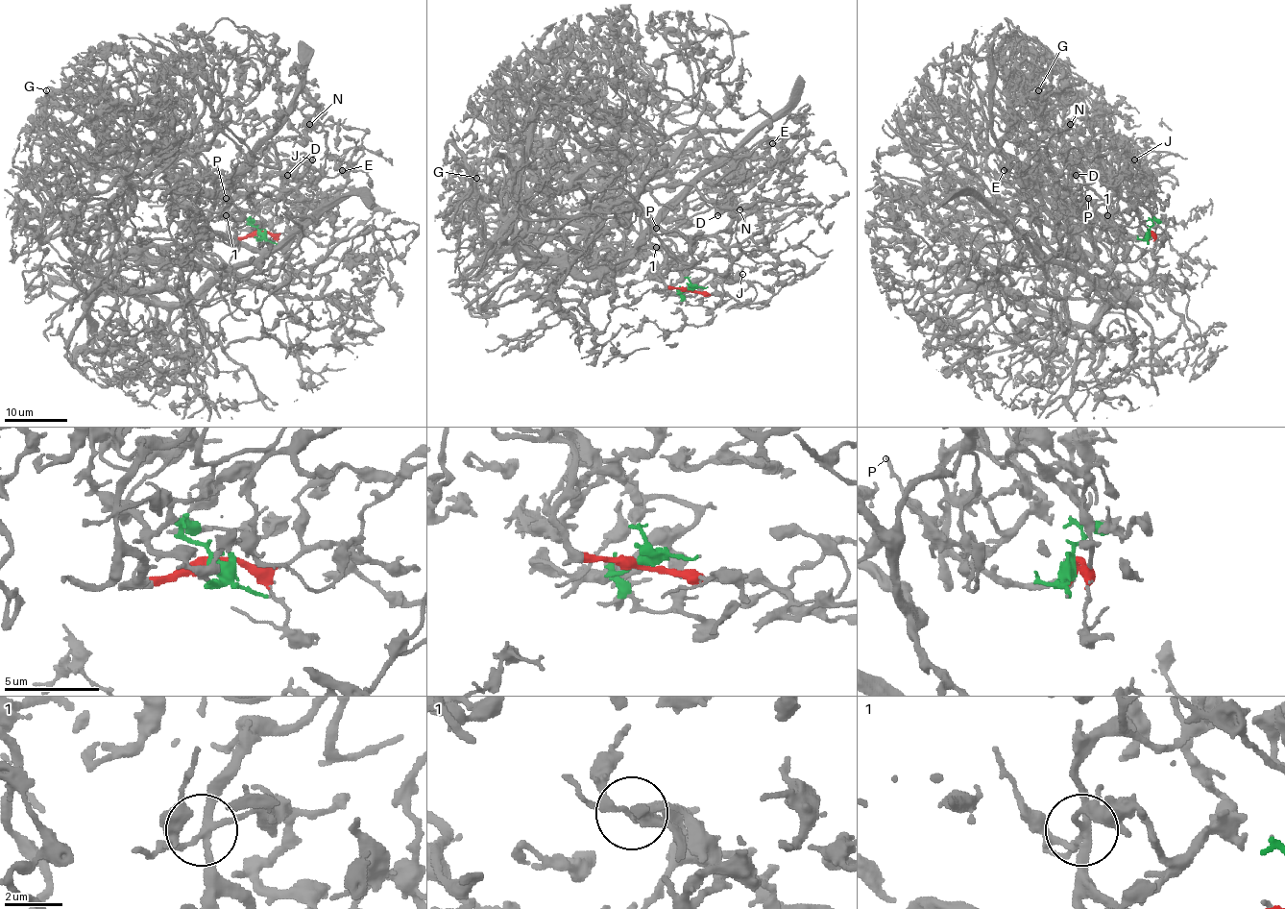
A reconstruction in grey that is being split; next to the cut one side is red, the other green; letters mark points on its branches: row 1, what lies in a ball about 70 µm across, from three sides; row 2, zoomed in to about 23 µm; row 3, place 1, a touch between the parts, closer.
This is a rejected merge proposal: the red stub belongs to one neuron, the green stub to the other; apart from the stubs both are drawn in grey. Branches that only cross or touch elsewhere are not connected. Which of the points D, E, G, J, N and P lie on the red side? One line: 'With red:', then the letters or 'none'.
With red: E, N

